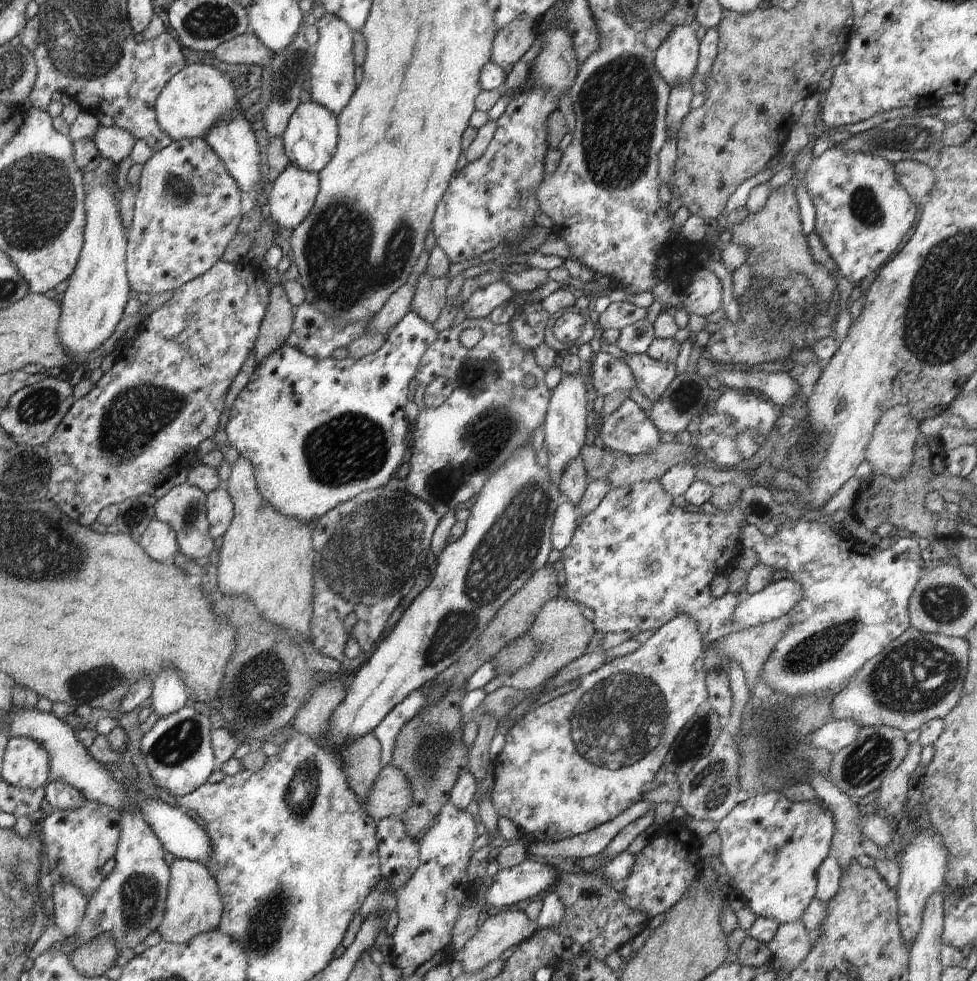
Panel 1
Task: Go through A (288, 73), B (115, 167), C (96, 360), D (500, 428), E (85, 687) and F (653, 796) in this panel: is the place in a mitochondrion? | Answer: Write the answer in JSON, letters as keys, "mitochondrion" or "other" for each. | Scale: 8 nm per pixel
{"A":"mitochondrion","B":"other","C":"other","D":"mitochondrion","E":"mitochondrion","F":"other"}

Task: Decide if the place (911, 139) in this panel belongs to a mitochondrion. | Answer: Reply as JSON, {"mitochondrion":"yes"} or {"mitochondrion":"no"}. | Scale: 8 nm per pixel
{"mitochondrion":"yes"}

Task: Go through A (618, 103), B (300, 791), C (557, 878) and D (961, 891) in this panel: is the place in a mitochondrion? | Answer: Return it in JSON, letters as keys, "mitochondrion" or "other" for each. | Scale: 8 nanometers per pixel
{"A":"mitochondrion","B":"mitochondrion","C":"other","D":"other"}

